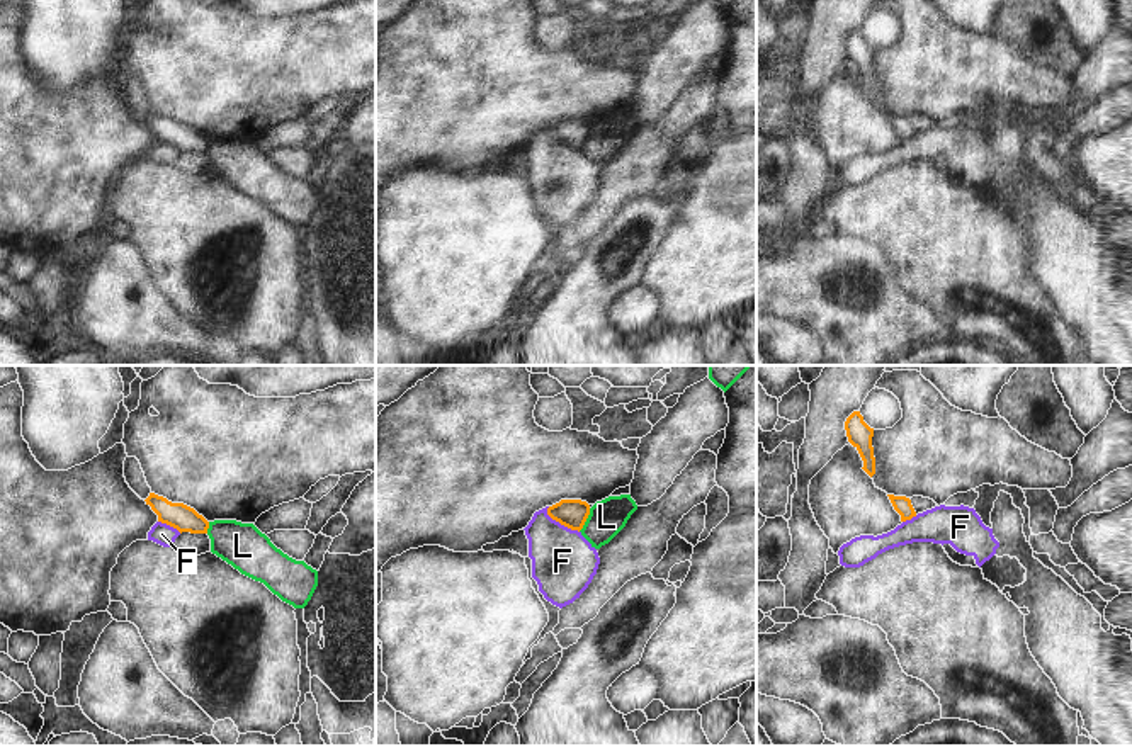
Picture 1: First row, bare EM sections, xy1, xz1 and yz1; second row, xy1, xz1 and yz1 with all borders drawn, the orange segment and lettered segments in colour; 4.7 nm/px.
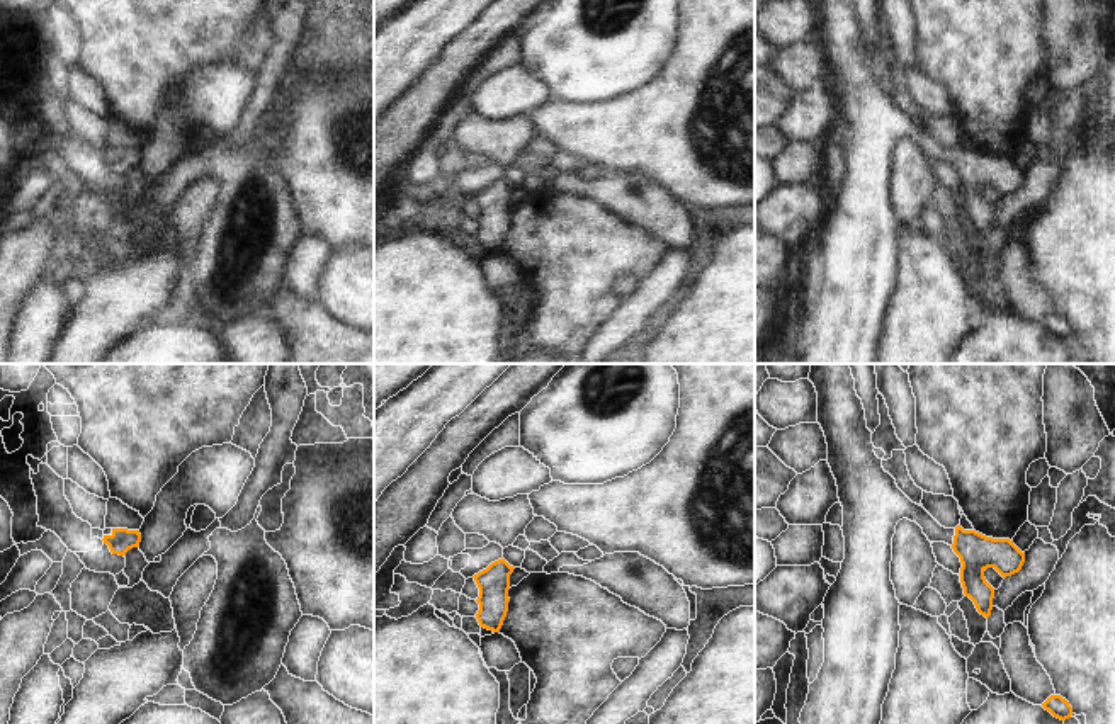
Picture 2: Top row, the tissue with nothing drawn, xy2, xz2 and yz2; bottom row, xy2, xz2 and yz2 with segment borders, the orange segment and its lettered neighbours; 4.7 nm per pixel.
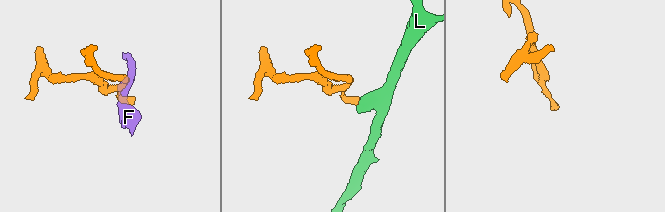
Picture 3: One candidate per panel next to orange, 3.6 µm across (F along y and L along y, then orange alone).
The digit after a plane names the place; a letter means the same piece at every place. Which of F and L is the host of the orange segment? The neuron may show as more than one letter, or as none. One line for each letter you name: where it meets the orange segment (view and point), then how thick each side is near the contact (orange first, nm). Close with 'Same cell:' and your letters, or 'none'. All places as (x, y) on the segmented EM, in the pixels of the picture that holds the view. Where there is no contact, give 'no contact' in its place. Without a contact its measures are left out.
Same cell: none

